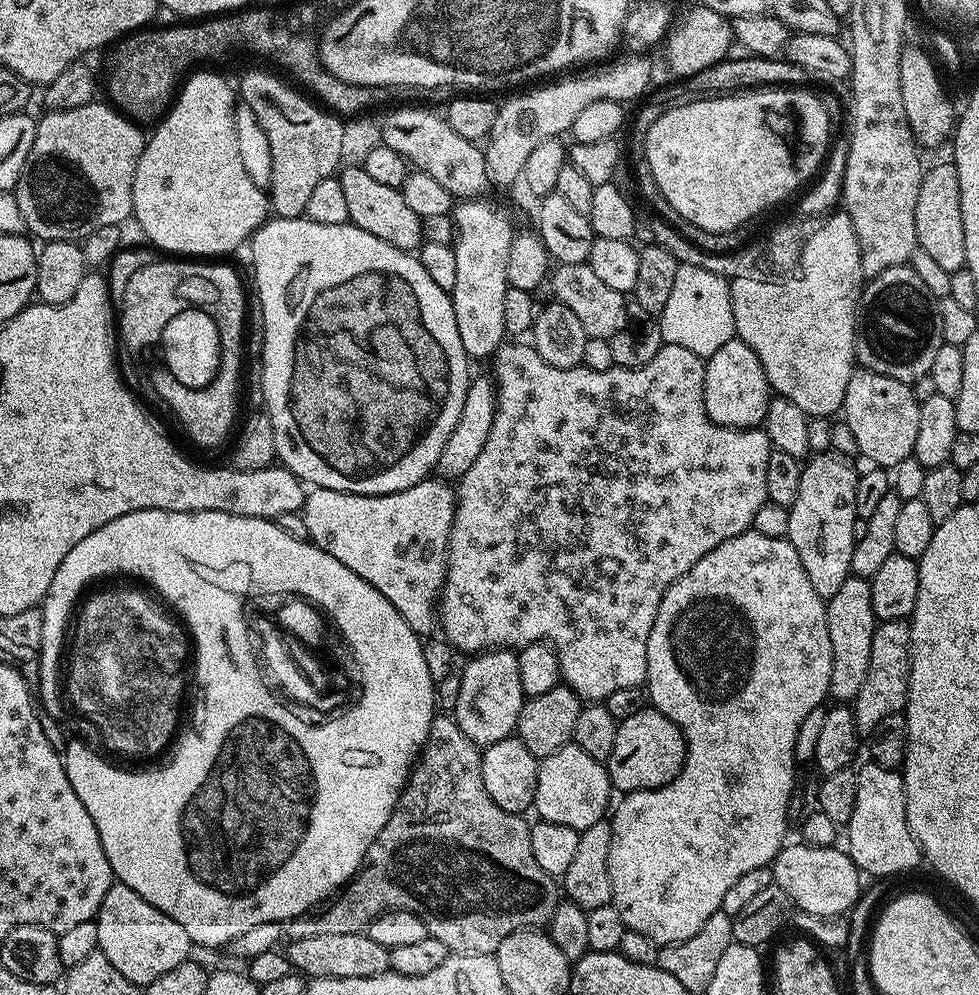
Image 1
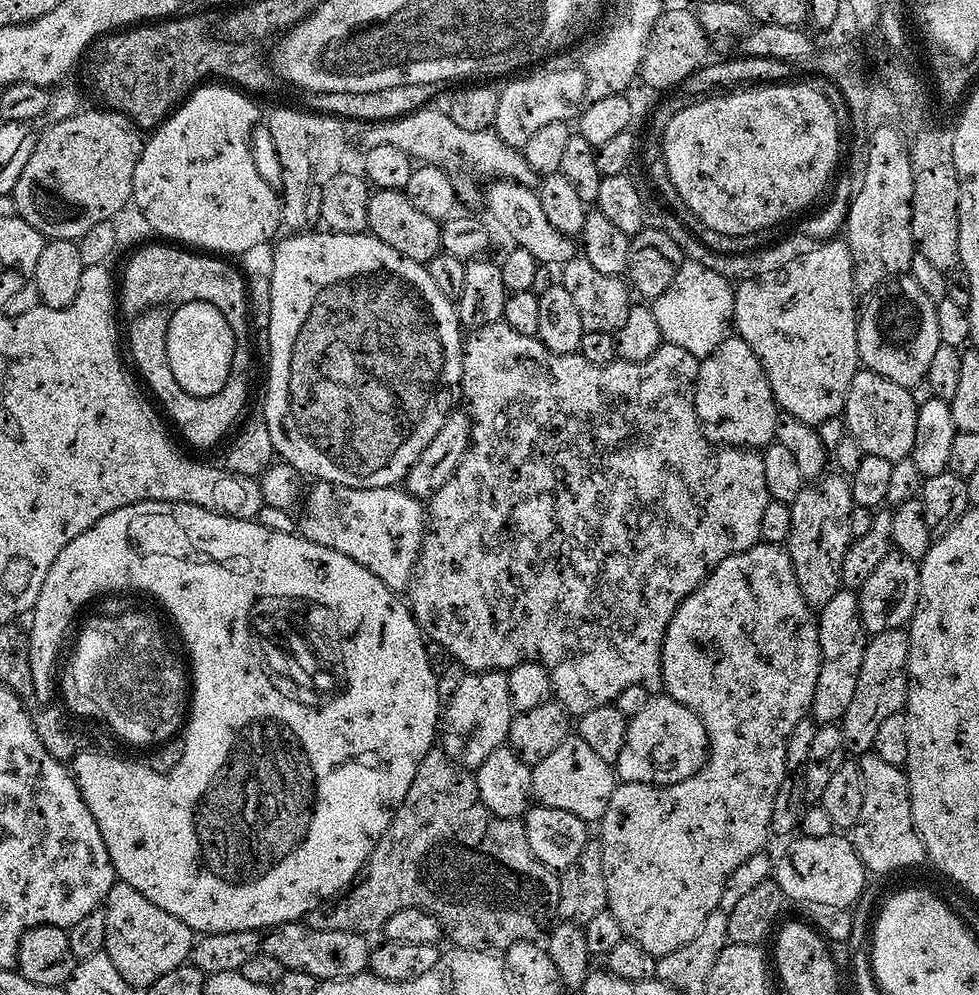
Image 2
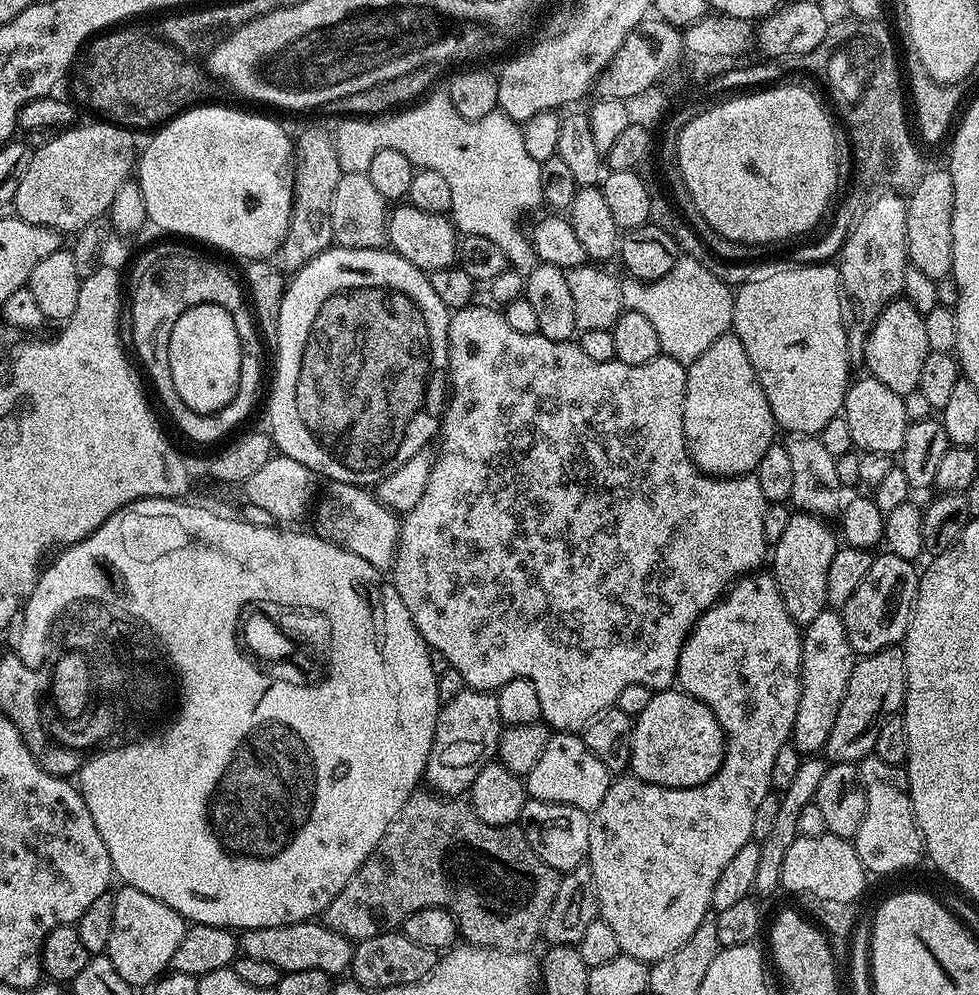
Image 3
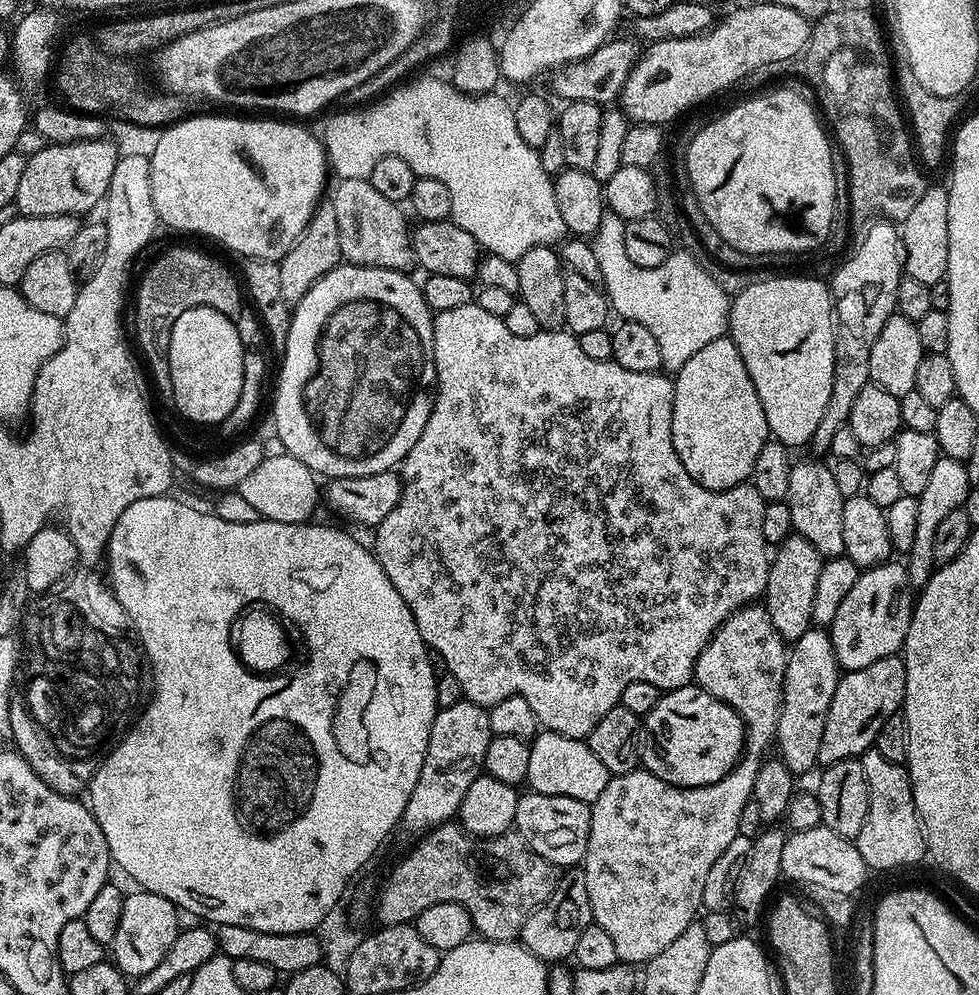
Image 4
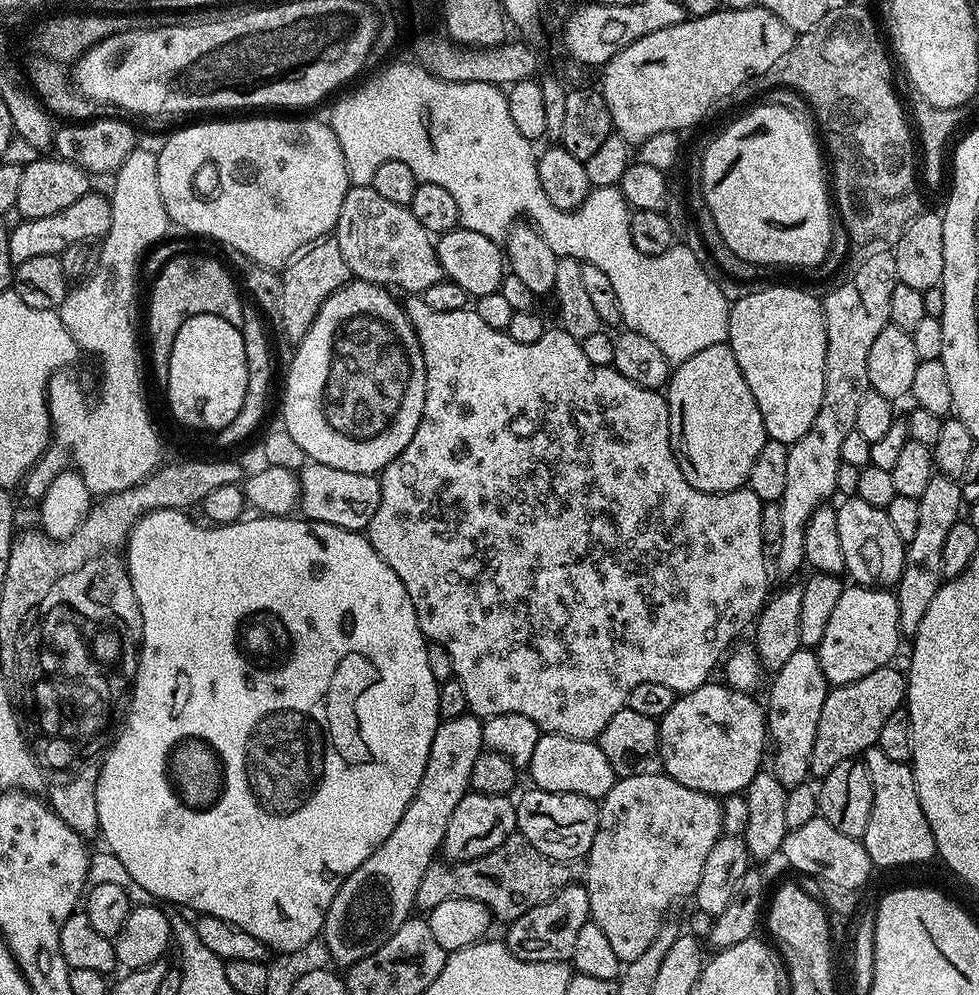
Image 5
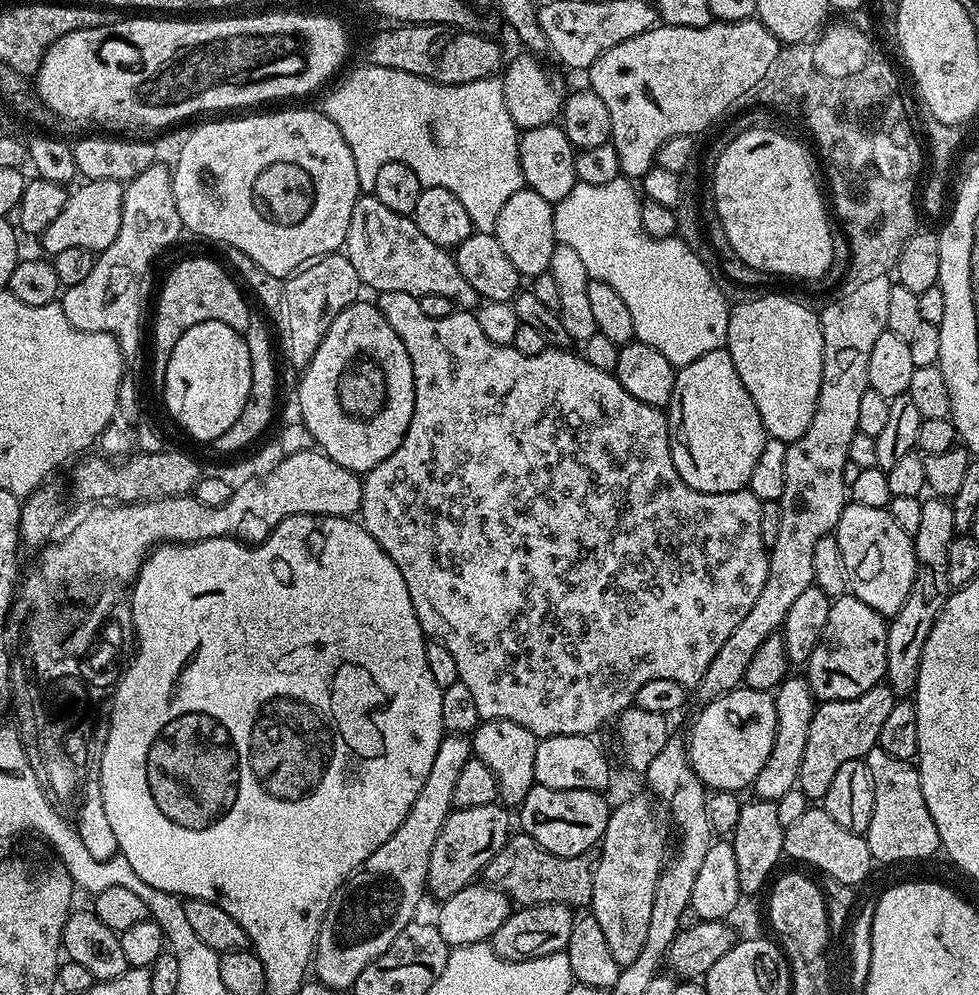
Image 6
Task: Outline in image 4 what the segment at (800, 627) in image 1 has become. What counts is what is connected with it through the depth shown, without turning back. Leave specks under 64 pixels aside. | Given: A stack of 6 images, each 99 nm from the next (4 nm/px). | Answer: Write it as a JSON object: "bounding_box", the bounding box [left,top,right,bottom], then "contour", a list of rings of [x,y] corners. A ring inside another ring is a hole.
{"bounding_box":[582,606,789,966],"contour":[[[745,606],[726,618],[702,654],[698,654],[694,680],[699,688],[706,690],[715,700],[726,702],[726,706],[733,708],[742,718],[746,735],[744,754],[738,763],[726,778],[701,788],[679,788],[643,770],[612,776],[606,790],[602,790],[590,806],[590,838],[582,861],[586,894],[590,894],[594,923],[602,926],[614,942],[617,961],[629,966],[647,964],[650,958],[662,954],[662,950],[666,950],[666,946],[670,946],[670,942],[674,942],[674,938],[678,938],[678,934],[697,919],[696,911],[701,911],[704,902],[710,866],[718,862],[722,850],[726,850],[726,846],[740,835],[738,818],[742,814],[742,806],[750,803],[754,778],[758,778],[760,765],[769,755],[768,747],[771,749],[776,739],[789,651],[789,645],[780,637],[778,630],[774,630],[774,622],[770,622],[770,614],[764,607]]]}

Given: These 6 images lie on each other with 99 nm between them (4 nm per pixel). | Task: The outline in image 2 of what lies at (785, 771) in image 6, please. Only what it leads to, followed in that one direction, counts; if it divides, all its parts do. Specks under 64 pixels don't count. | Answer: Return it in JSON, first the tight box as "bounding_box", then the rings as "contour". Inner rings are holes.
{"bounding_box":[810,588,866,725],"contour":[[[841,588],[838,594],[834,594],[826,606],[818,609],[818,646],[820,647],[820,669],[818,670],[818,682],[814,686],[814,702],[810,709],[811,719],[817,725],[835,724],[843,721],[847,708],[854,698],[854,689],[858,687],[858,674],[862,670],[862,654],[866,643],[866,633],[860,621],[860,602],[855,591]]]}

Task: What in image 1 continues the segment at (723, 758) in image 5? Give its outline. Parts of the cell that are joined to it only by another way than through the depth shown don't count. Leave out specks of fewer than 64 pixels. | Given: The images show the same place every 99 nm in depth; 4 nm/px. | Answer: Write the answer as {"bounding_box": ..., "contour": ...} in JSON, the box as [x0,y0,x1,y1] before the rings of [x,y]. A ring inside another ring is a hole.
{"bounding_box":[606,706,688,794],"contour":[[[651,706],[638,710],[634,718],[619,721],[614,734],[614,750],[610,750],[610,758],[606,761],[613,789],[627,794],[669,784],[682,770],[684,755],[688,752],[686,736],[683,731],[680,733],[680,728],[677,721],[666,718]]]}

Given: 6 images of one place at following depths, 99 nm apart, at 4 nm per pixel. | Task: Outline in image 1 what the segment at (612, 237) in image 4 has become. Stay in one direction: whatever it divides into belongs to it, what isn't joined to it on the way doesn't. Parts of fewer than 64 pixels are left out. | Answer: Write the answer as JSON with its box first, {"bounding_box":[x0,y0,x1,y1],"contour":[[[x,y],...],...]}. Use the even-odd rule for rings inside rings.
{"bounding_box":[658,265,736,358],"contour":[[[680,265],[674,278],[674,286],[670,289],[670,298],[666,301],[666,310],[660,312],[658,319],[665,344],[683,346],[686,350],[690,350],[690,354],[698,354],[701,358],[712,356],[714,350],[726,346],[726,342],[730,342],[736,336],[729,281],[718,274],[710,274],[710,270],[702,270],[702,266]]]}

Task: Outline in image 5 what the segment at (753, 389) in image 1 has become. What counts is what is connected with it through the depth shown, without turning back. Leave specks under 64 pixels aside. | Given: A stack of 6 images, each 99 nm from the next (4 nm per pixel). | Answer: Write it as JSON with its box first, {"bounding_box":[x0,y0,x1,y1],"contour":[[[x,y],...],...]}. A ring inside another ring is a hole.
{"bounding_box":[666,343,768,492],"contour":[[[727,343],[706,346],[706,350],[698,350],[694,358],[686,358],[686,362],[675,365],[674,371],[668,377],[666,385],[666,399],[668,402],[668,429],[670,430],[670,446],[686,482],[703,492],[733,492],[736,488],[745,487],[748,484],[748,475],[754,460],[762,451],[762,446],[768,439],[768,431],[762,418],[762,410],[758,410],[758,402],[754,394],[750,394],[750,386],[746,386],[746,378],[742,378],[742,370],[738,366],[738,358],[734,358],[734,350]]]}

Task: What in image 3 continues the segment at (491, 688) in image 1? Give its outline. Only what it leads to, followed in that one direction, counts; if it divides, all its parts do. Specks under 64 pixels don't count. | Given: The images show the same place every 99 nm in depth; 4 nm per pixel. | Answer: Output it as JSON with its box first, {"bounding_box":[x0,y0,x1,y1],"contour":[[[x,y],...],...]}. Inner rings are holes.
{"bounding_box":[423,690,501,798],"contour":[[[465,690],[458,698],[450,698],[450,702],[442,705],[434,726],[432,749],[423,774],[426,784],[428,780],[427,787],[444,798],[467,793],[482,766],[495,757],[501,727],[498,702],[493,693]]]}

